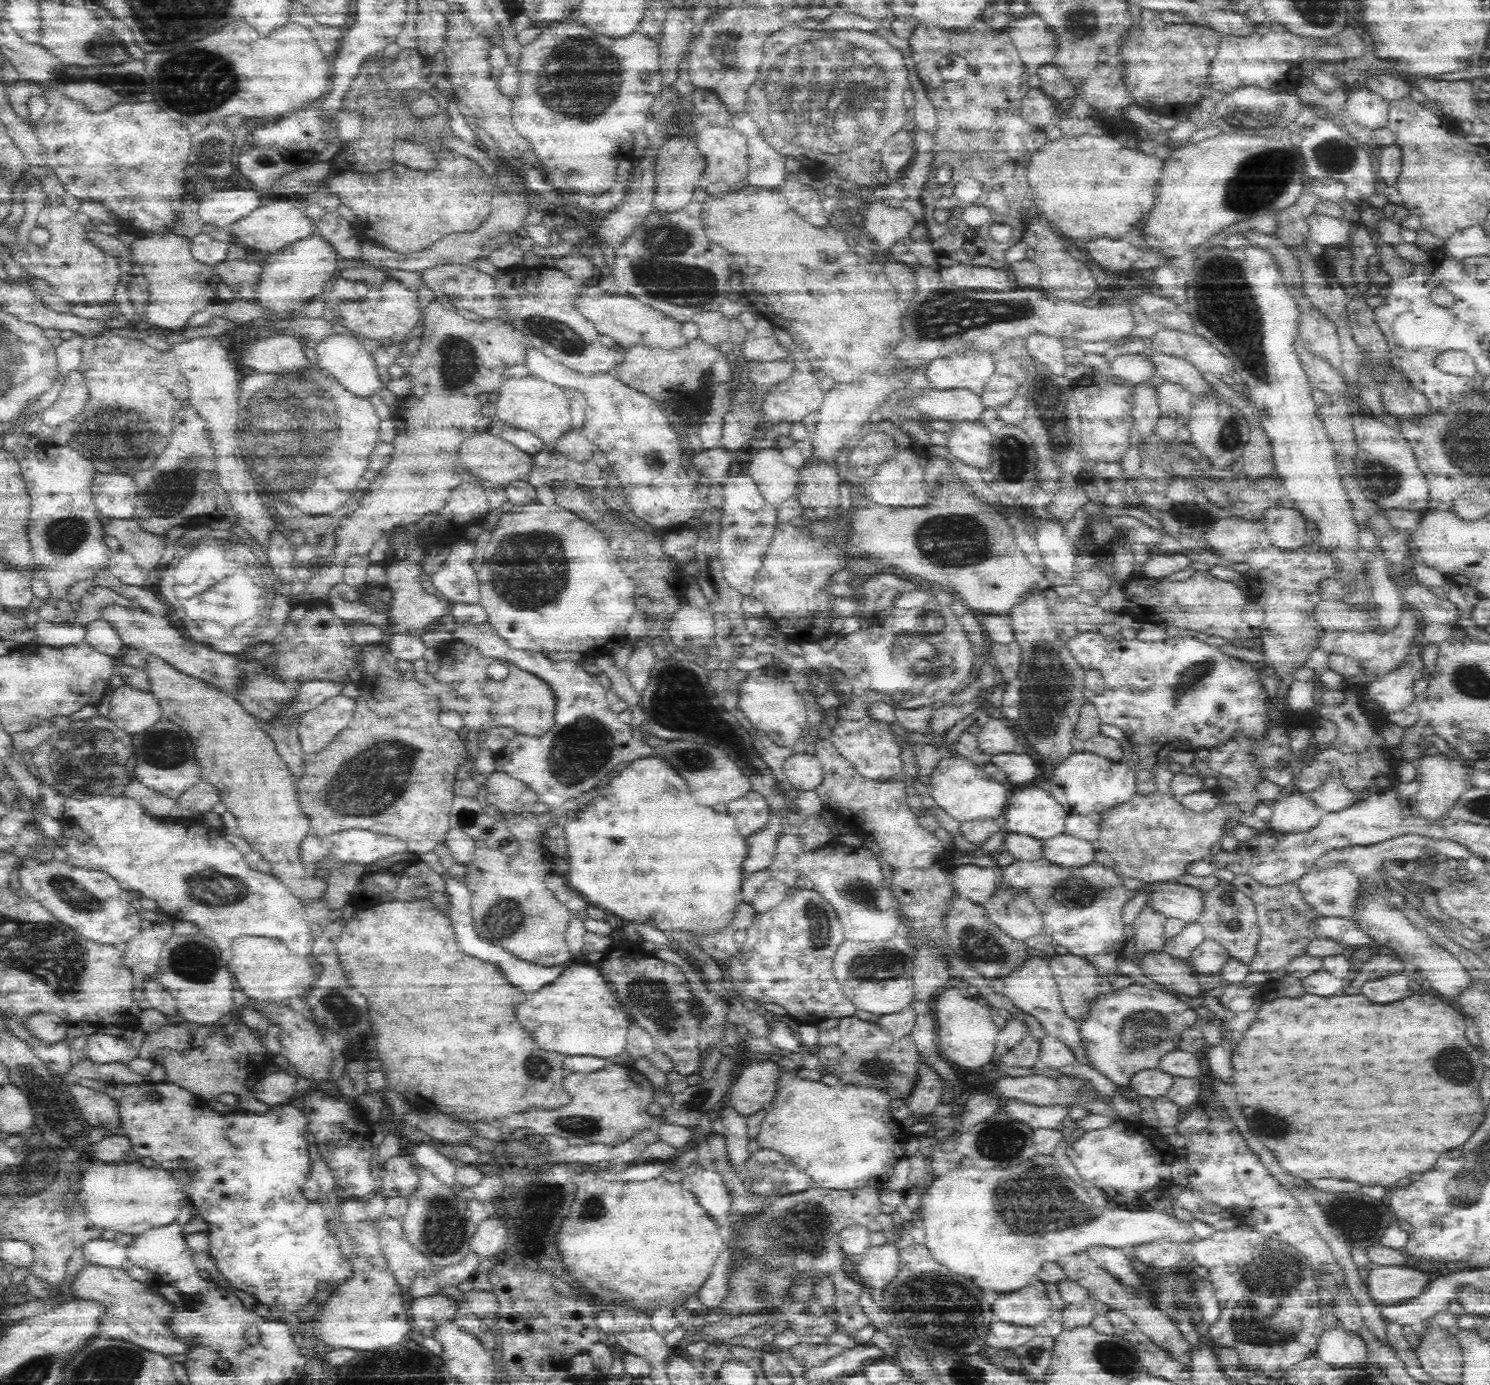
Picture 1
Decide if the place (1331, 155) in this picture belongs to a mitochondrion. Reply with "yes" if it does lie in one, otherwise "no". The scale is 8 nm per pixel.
yes

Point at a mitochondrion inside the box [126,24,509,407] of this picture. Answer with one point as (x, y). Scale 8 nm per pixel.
(211, 81)

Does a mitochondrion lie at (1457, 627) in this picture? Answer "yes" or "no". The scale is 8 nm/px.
no

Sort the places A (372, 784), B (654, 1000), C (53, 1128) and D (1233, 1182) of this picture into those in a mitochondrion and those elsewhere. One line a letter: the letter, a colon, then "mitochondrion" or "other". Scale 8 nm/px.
A: mitochondrion
B: mitochondrion
C: mitochondrion
D: other

